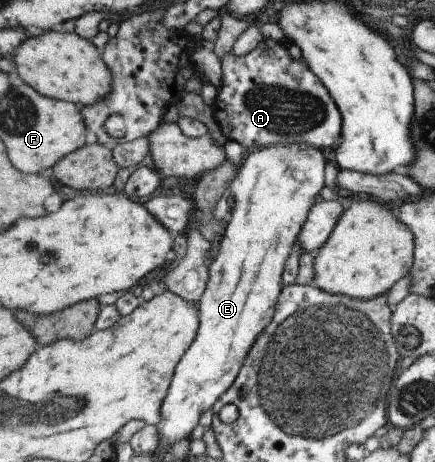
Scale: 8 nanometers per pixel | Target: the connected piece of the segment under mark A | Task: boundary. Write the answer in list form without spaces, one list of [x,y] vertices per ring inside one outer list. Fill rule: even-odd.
[[[264,38],[259,47],[249,55],[239,57],[232,51],[222,60],[223,86],[219,88],[219,101],[212,105],[215,119],[223,135],[237,141],[246,154],[279,144],[309,143],[330,152],[343,139],[343,113],[330,90],[311,71],[307,61],[291,57],[288,44],[283,39]]]

